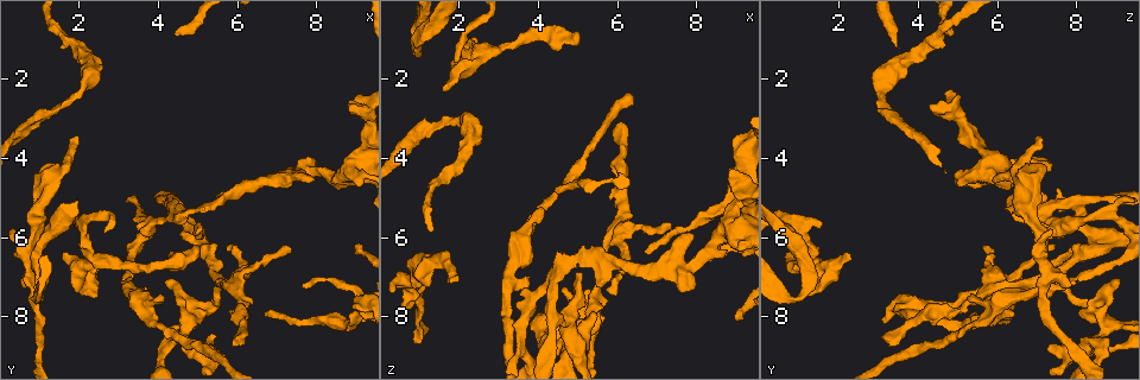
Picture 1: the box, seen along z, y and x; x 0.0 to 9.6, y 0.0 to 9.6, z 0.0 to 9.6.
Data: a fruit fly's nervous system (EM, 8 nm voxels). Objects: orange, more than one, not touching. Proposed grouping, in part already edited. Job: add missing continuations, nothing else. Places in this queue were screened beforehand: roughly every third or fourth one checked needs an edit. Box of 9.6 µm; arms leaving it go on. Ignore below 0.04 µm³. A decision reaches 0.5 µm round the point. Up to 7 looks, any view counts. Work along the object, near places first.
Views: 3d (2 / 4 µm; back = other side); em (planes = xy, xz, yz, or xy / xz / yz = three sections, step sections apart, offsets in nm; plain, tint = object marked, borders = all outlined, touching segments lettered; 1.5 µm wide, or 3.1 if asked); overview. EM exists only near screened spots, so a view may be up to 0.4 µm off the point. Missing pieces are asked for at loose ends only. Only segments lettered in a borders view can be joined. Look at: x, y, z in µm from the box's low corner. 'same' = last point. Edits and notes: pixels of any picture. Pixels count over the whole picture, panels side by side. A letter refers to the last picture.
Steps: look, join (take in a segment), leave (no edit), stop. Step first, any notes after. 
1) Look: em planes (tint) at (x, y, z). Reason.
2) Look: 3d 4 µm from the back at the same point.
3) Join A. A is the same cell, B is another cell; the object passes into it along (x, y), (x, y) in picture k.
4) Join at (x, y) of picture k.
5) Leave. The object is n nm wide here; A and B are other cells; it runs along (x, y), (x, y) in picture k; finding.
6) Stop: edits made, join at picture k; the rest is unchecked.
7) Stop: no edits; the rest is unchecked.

Look: em xz step 8 (tint) at (6.10, 8.50, 3.15). Long arm stops here.

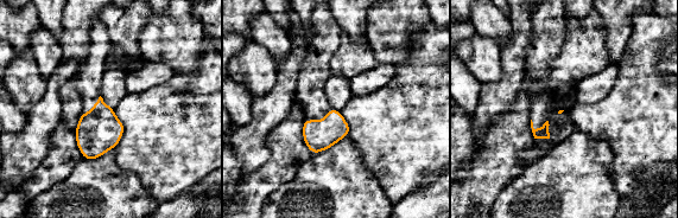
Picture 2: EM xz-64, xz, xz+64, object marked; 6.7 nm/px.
Look: em xz step 8 (borders) at the same point.

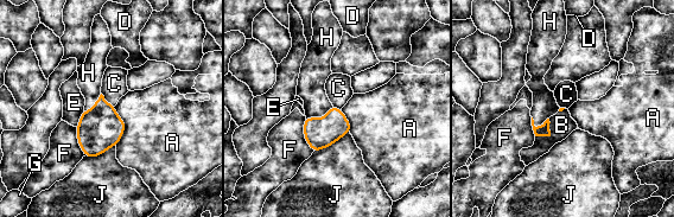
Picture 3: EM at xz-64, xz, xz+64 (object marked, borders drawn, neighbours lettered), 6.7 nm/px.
Join H. The longest contact is with J, 280 nm; H is the same cell, A, B, C, D, E, F, G and J are other cells; the neuron continues.

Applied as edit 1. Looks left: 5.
Look: overview. Redraw.

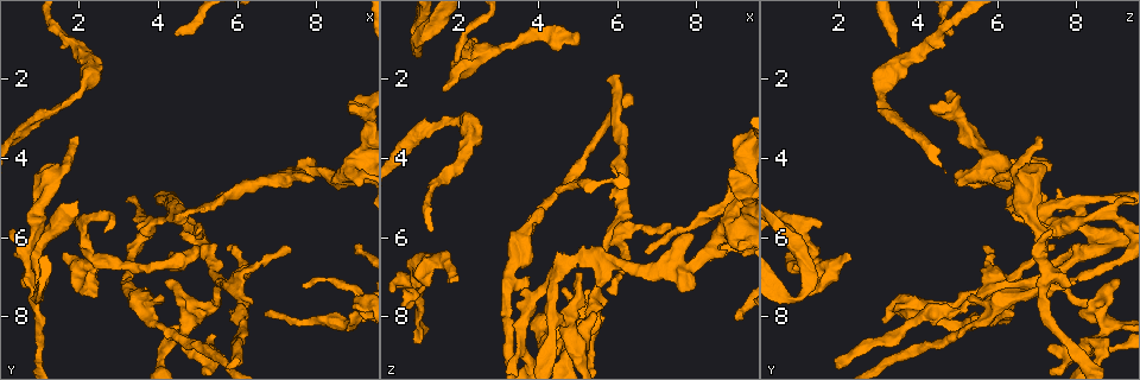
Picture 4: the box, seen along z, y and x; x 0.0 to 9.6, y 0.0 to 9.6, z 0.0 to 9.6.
Look: em planes (plain) at (4.95, 6.25, 1.05). Branch stops here.

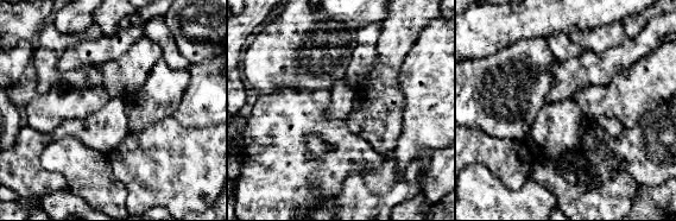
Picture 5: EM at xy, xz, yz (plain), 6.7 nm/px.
Look: em planes (tint) at the same point.

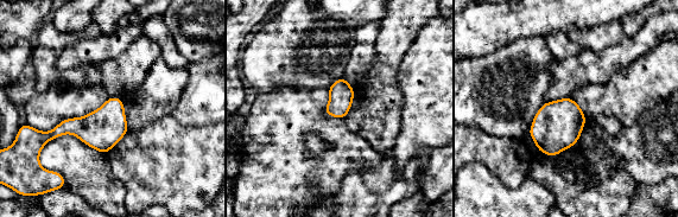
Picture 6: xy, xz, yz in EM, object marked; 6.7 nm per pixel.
Look: em planes (borders) at the same point.

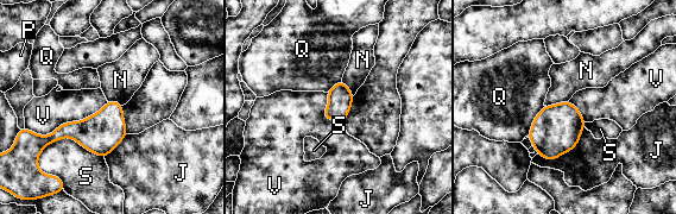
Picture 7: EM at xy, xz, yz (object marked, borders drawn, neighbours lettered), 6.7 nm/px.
Leave. The object is 170 nm wide here; J, N, P, Q, S and V are other cells; a border runs along (107, 101), (46, 134), (31, 131) in picture 7; no lettered segment goes on from it.

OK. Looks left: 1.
Stop: edits made, join at picture 3; the rest is unchecked.

